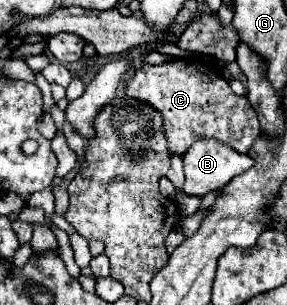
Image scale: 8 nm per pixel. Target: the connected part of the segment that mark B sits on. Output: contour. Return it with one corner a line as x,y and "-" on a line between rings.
197,141
197,143
193,143
191,149
183,155
183,163
185,163
183,193
185,195
197,195
197,197
203,197
205,193
211,193
211,191
225,187
235,175
241,175
243,171
247,171
249,167
255,165
255,161
249,155
241,155
241,153
233,151
231,147
219,143
219,141

